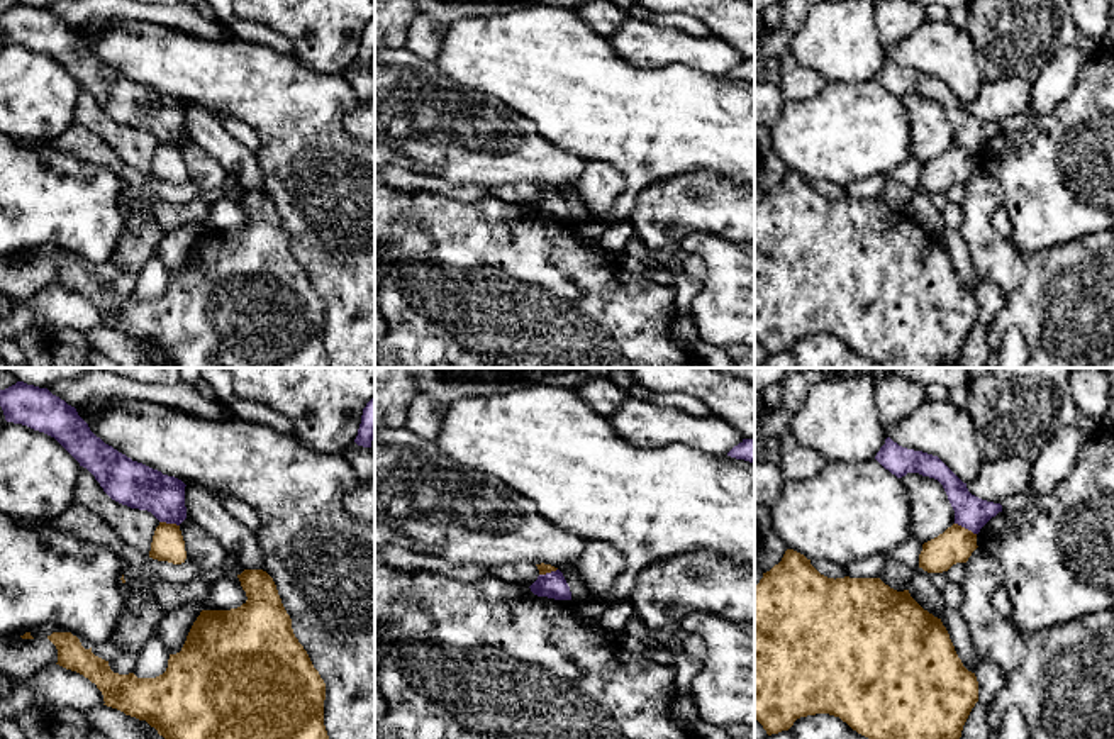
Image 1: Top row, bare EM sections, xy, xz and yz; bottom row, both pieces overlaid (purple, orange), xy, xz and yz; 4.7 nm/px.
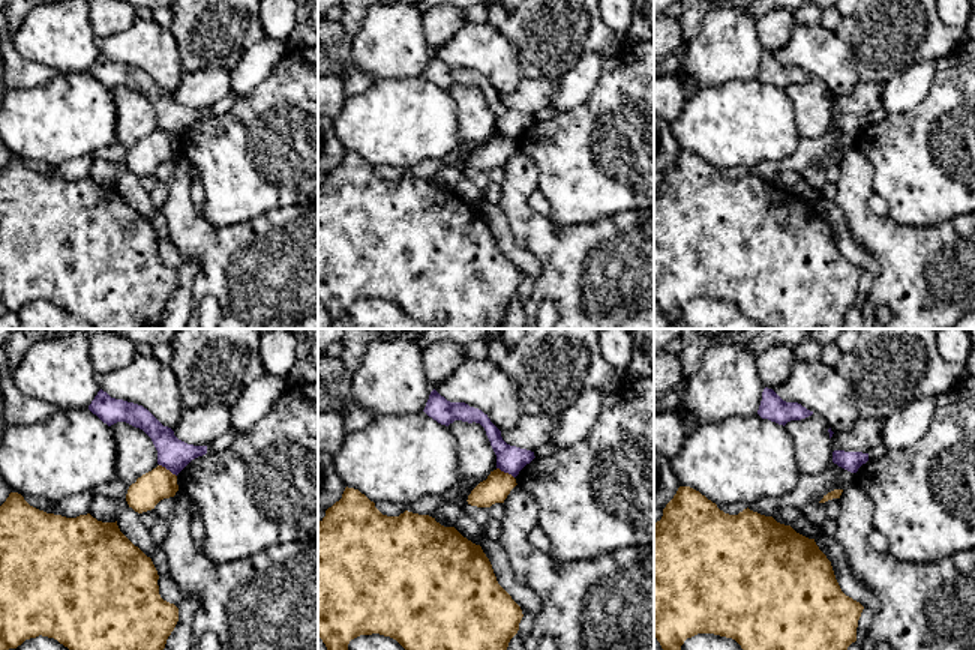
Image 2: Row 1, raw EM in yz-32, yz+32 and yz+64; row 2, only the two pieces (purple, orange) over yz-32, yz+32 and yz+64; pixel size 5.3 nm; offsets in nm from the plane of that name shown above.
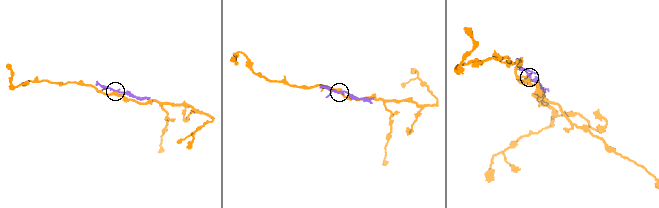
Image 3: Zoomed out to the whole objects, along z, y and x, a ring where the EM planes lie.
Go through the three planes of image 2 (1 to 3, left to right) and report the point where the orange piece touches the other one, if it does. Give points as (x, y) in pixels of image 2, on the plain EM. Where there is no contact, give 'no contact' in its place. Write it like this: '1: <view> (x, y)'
1: yz-32 (168, 132)
2: yz+32 (506, 135)
3: no contact

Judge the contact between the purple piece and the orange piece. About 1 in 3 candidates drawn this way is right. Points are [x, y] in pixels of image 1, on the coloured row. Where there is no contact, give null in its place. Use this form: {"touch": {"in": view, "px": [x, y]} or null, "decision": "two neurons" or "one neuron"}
{"touch": {"in": "yz", "px": [965, 527]}, "decision": "two neurons"}

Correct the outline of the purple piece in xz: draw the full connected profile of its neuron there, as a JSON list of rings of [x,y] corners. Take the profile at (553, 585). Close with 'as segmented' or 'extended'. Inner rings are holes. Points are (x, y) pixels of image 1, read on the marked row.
[[[560,570],[539,575],[538,580],[529,588],[538,597],[571,600],[570,586]]] | as segmented

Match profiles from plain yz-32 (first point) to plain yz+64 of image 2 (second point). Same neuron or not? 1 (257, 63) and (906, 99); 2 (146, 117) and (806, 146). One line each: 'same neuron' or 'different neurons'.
1: same neuron
2: different neurons

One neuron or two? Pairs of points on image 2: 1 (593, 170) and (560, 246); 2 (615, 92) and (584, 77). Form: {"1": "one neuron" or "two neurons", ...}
{"1": "two neurons", "2": "two neurons"}

